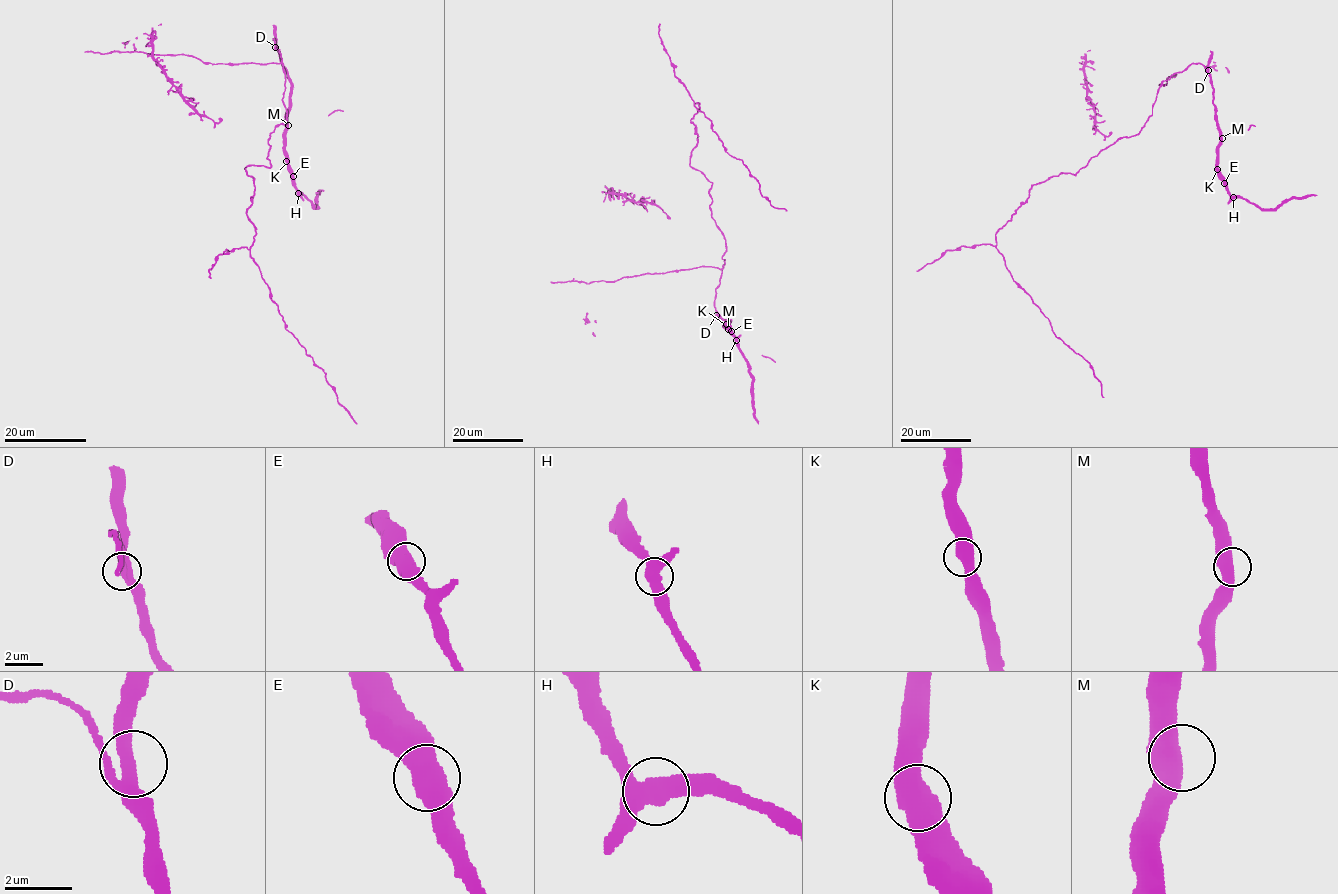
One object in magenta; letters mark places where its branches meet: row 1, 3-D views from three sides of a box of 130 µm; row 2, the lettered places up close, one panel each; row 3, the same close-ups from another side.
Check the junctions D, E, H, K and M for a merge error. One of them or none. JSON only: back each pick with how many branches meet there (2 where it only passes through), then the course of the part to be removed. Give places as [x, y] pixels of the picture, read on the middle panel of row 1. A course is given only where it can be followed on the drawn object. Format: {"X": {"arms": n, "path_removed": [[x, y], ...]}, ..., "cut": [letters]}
{"cut": []}

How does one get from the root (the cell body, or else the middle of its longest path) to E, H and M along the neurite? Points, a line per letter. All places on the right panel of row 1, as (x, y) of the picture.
E: (1104, 149), (1140, 130), (1163, 81), (1200, 63), (1213, 89), (1220, 138), (1217, 169), (1224, 183)
H: (1104, 149), (1140, 130), (1163, 81), (1200, 63), (1213, 89), (1220, 138), (1217, 169), (1233, 197)
M: (1104, 149), (1135, 136), (1152, 114), (1160, 84), (1192, 63), (1200, 63), (1209, 77), (1222, 138)

